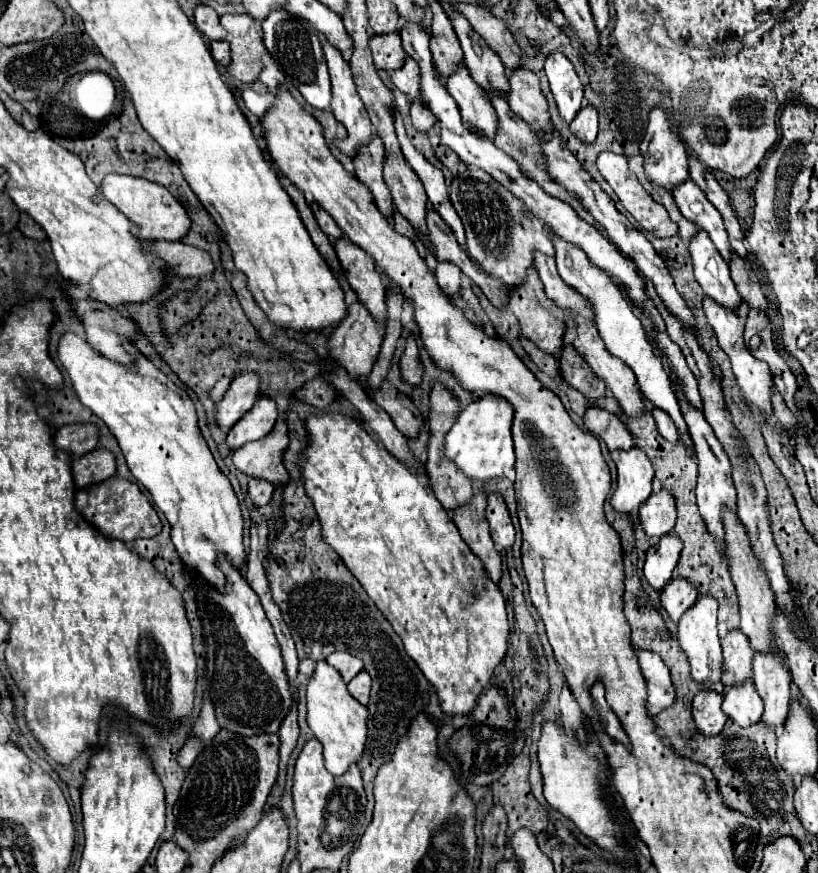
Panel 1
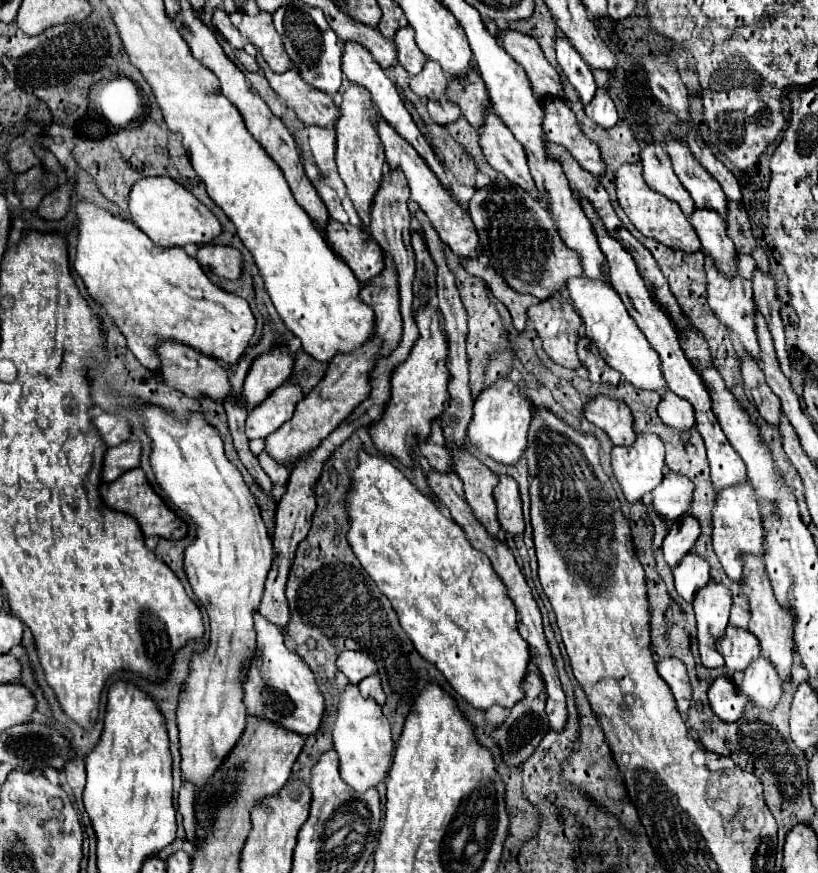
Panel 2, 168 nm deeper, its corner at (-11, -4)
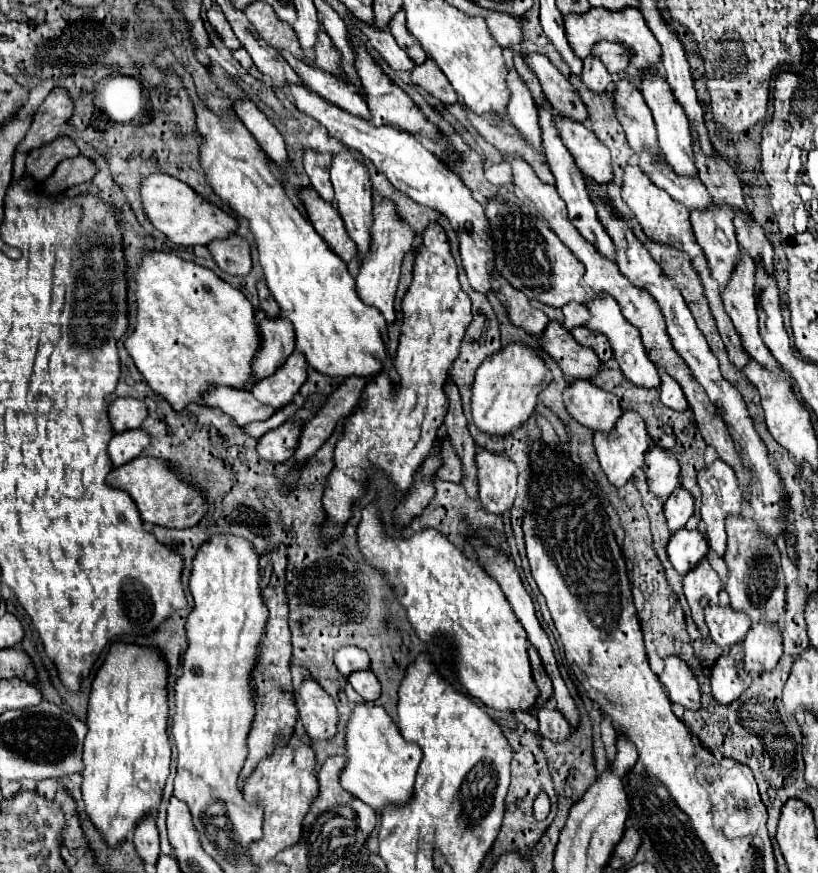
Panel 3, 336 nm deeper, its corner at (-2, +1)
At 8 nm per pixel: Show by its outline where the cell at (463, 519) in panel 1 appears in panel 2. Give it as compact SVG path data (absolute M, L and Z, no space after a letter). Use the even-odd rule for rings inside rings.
M465 446L459 448L459 460L455 462L455 470L463 480L463 490L475 518L487 528L493 538L497 538L497 532L501 528L497 522L497 506L493 498L497 476L483 462L471 456Z

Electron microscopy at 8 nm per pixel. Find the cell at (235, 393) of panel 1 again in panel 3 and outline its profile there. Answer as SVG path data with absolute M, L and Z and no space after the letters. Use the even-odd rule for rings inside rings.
M264 319L260 323L260 347L252 359L252 383L270 377L278 367L286 363L286 359L294 353L294 329L282 319Z

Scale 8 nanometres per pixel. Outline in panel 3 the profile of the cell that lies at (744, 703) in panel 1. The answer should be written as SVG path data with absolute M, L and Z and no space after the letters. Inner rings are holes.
M754 623L742 645L744 669L752 677L770 673L782 657L782 637L778 627L758 627Z

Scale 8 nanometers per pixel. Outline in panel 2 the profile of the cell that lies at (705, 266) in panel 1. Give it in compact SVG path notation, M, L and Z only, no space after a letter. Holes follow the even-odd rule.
M695 208L695 212L689 216L689 222L695 226L699 240L703 248L709 252L709 256L715 260L721 272L731 274L735 272L735 248L731 244L731 238L727 236L727 224L723 216L715 210L707 208Z

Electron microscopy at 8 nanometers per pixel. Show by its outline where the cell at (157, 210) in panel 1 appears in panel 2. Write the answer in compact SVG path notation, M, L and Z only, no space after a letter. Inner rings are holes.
M167 176L141 178L131 190L129 208L133 222L161 248L185 246L189 242L205 246L211 244L223 232L217 216L205 204L201 204L189 190L185 190L181 184Z

